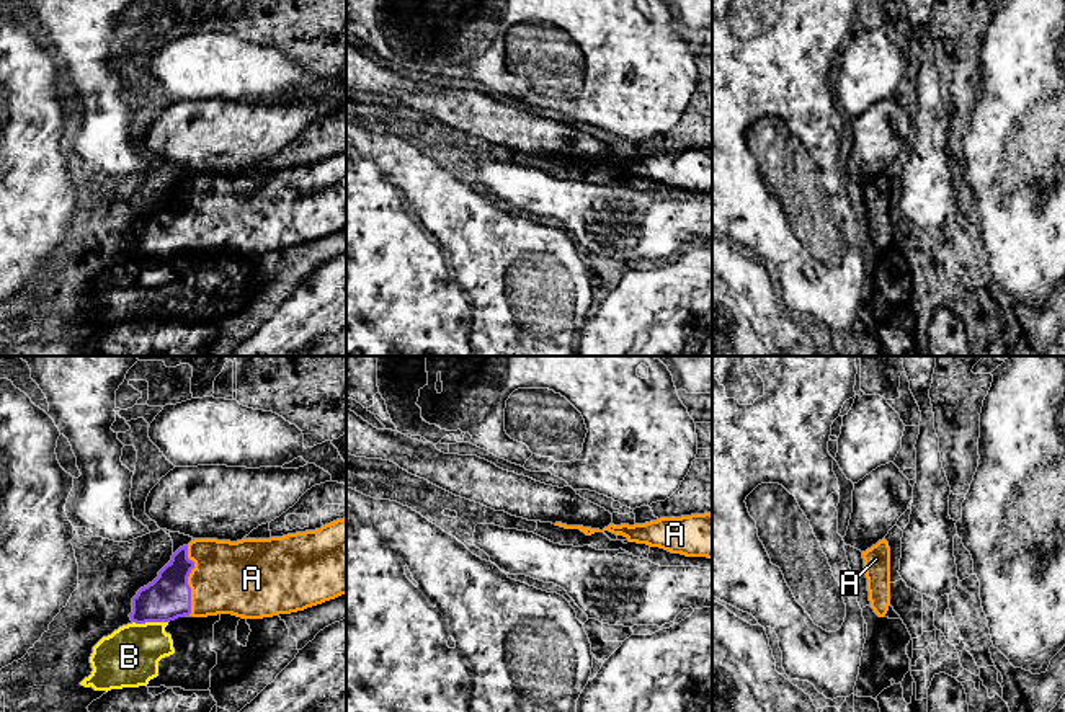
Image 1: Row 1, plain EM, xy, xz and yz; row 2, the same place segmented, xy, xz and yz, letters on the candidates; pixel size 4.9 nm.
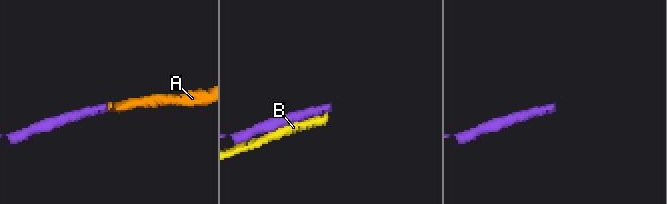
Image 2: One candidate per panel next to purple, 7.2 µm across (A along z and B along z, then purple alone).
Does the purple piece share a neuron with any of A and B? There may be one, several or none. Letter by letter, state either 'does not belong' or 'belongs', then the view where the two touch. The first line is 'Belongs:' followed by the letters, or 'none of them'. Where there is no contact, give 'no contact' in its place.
Belongs: A
A: belongs | xy
B: does not belong | xy

